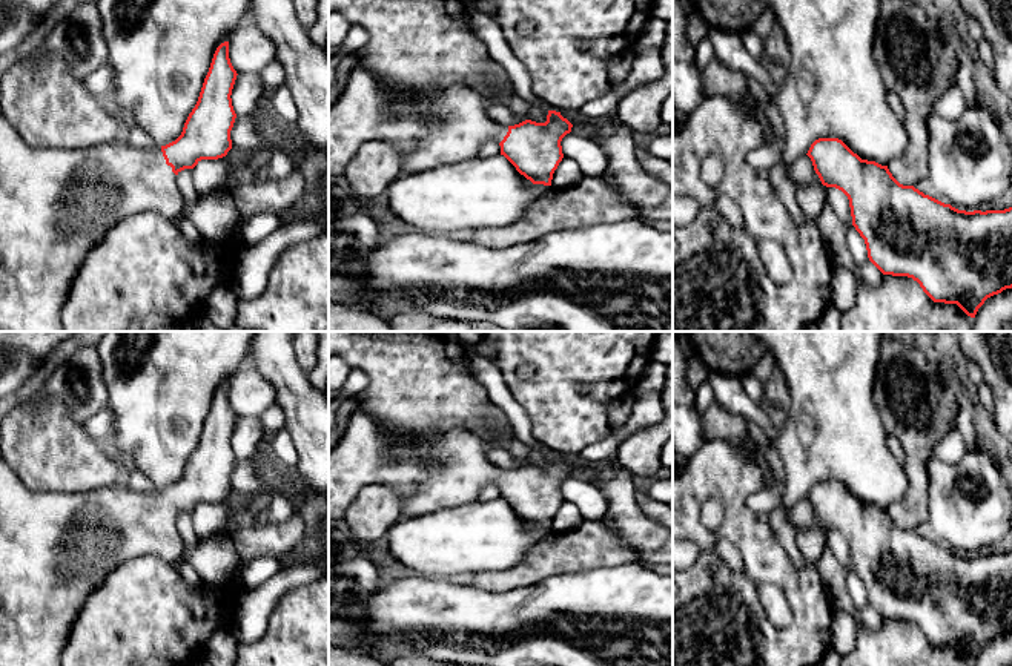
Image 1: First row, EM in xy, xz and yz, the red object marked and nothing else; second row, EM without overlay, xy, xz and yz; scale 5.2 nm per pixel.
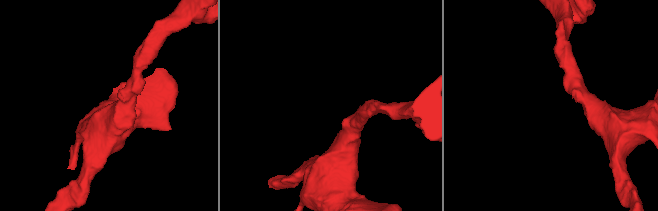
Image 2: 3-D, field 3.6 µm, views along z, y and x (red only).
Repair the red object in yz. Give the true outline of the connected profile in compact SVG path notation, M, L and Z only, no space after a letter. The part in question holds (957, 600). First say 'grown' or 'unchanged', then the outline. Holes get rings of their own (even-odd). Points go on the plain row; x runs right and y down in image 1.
grown; M838 482L815 483L806 499L817 520L812 528L797 528L799 551L817 563L829 532L842 534L868 602L883 618L912 621L934 646L957 648L971 661L987 641L1012 632L1012 551L958 554L900 528L888 509L862 503Z

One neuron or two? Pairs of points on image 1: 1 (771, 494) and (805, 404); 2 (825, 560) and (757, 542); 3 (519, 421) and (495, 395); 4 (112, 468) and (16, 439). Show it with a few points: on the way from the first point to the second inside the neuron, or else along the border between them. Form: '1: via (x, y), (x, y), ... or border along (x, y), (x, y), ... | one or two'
1: border along (779, 487), (780, 504), (768, 513) | two
2: border along (816, 563), (828, 597) | two
3: via (513, 415), (501, 401) | one
4: via (88, 467), (51, 453), (40, 442) | one

